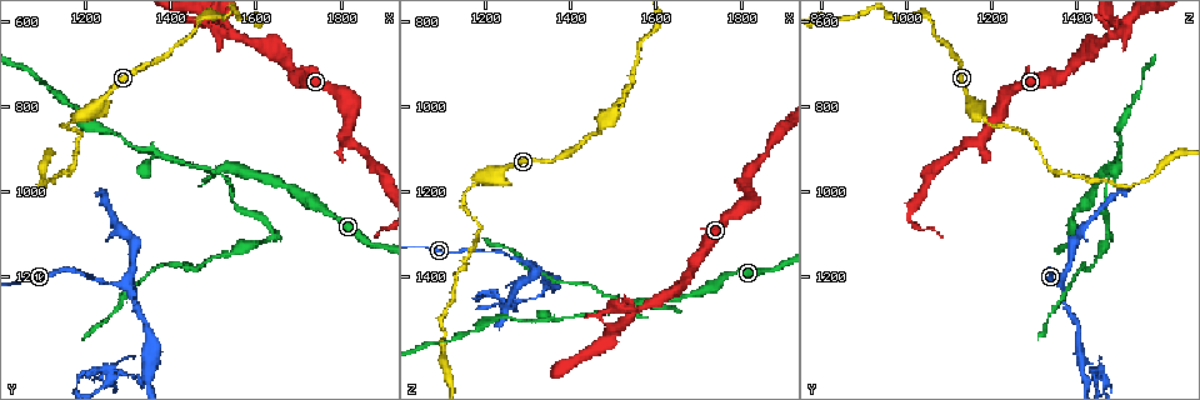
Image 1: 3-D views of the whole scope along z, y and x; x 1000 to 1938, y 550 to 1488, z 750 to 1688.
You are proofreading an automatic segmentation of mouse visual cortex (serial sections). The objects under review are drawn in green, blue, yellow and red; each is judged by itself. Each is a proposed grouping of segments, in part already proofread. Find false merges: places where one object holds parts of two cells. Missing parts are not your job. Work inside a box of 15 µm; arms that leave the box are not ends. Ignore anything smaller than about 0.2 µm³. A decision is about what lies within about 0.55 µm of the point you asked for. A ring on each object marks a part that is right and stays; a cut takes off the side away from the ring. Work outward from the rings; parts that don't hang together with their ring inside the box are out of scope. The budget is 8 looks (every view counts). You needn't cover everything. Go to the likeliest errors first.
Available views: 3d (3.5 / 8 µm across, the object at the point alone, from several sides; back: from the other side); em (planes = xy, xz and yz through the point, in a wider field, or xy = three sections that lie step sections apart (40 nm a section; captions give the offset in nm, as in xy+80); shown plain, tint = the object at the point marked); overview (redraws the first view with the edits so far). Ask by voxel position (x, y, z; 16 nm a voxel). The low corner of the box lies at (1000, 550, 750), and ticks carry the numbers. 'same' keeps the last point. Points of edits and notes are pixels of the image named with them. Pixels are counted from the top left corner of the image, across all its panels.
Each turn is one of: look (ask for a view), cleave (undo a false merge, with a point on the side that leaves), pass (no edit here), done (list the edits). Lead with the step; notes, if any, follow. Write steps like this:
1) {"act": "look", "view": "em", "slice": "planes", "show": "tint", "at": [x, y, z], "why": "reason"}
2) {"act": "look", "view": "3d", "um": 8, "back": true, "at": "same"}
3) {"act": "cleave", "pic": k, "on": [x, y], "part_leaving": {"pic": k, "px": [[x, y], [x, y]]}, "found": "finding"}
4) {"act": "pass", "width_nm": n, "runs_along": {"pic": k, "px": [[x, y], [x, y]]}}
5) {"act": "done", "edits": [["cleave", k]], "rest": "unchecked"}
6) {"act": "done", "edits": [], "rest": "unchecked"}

{"act": "look", "view": "3d", "um": 3.5, "at": [1285, 1225, 1370], "why": "three arms meet"}

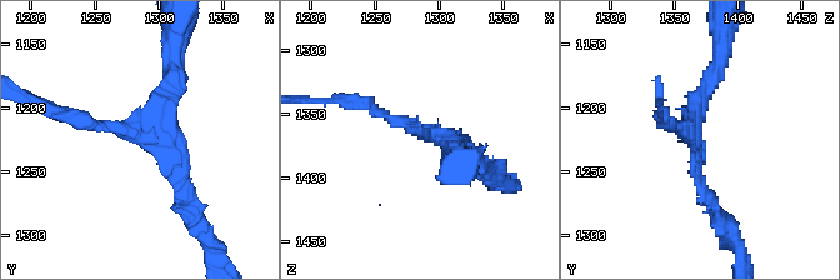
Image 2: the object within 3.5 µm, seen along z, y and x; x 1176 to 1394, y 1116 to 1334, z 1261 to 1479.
{"act": "look", "view": "em", "slice": "xy", "step": 3, "show": "tint", "at": [1288, 1218, 1362], "why": "need the tissue"}

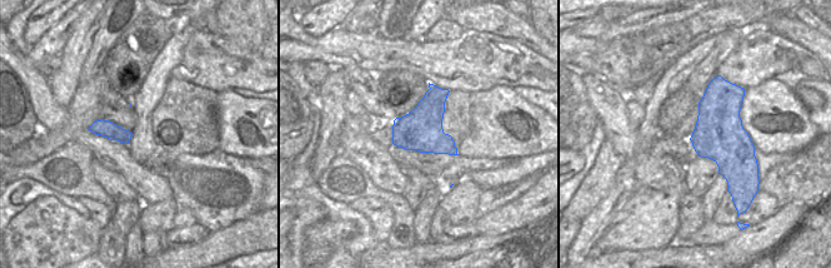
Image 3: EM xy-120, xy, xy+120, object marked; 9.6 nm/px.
{"act": "pass", "width_nm": 400, "runs_along": {"pic": 2, "px": [[69, 115], [169, 141], [184, 191]]}, "found": "continuous, no second cell"}

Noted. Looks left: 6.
{"act": "look", "view": "3d", "um": 8, "back": true, "at": [1260, 1435, 1465], "why": "abrupt turn"}

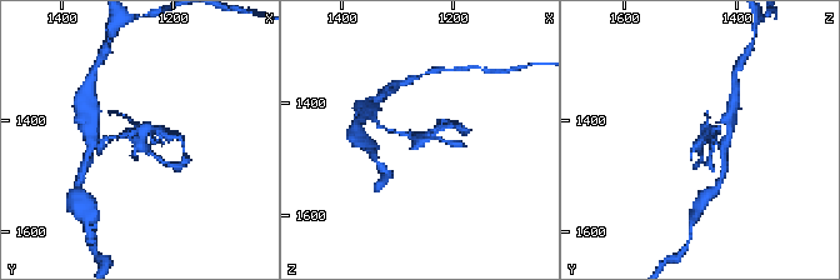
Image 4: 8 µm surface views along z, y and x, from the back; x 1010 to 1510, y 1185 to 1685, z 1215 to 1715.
{"act": "look", "view": "3d", "um": 3.5, "at": [1265, 1430, 1460]}

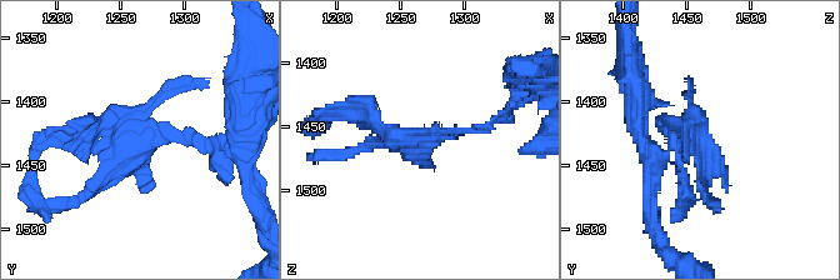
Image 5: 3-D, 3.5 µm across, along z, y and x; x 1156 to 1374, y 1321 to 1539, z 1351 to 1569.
{"act": "look", "view": "em", "slice": "xy", "step": 2, "show": "tint", "at": [1262, 1438, 1466]}

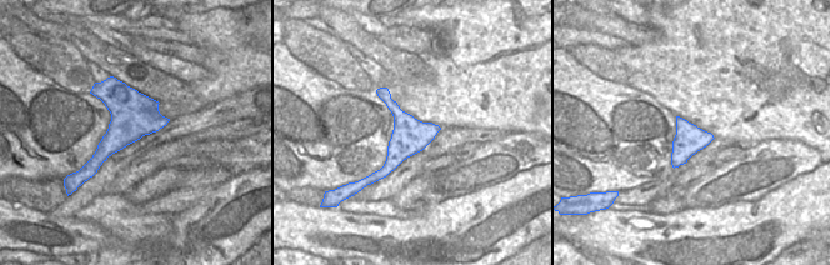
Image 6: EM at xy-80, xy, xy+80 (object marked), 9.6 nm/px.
{"act": "pass", "runs_along": {"pic": 5, "px": [[213, 148], [75, 133]]}, "found": "continuous, no second cell"}

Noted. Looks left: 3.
{"act": "look", "view": "3d", "um": 3.5, "back": true, "at": [1540, 950, 1475], "why": "abrupt turn"}

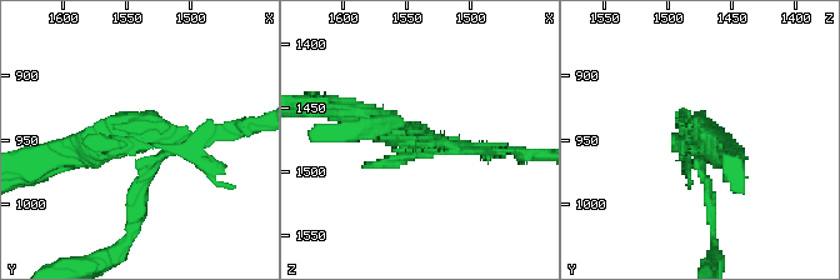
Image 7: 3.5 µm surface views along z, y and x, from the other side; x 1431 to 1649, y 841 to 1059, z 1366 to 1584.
{"act": "look", "view": "em", "slice": "xy", "step": 5, "show": "tint", "at": [1544, 950, 1472], "why": "now the EM"}

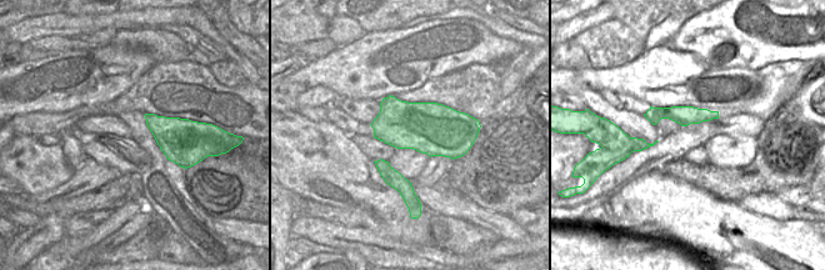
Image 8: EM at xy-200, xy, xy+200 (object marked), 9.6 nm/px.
{"act": "look", "view": "em", "slice": "xy", "step": 2, "show": "tint", "at": "same"}

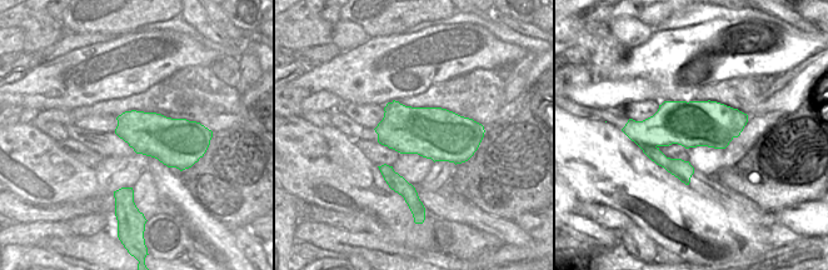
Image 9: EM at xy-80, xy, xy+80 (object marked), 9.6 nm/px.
{"act": "pass", "runs_along": {"pic": 7, "px": [[336, 106], [403, 135], [490, 150]]}, "found": "all the same cell"}

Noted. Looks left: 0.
{"act": "done", "edits": [], "rest": "unchecked"}

